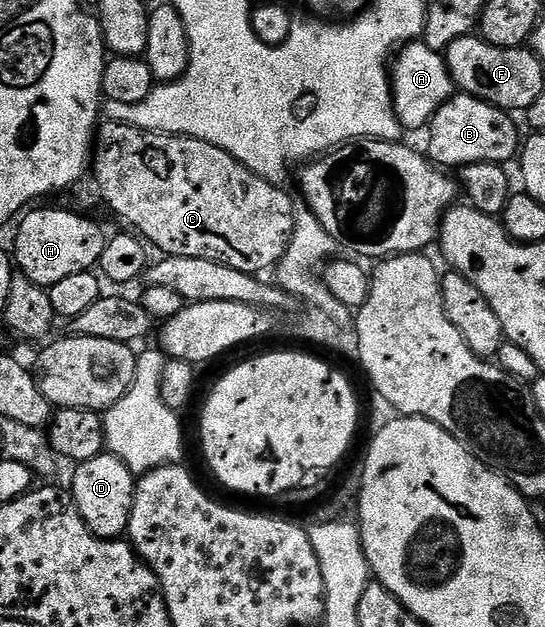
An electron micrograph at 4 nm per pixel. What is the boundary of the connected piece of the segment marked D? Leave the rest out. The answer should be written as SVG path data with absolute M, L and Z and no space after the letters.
M109 451L96 455L96 459L77 462L74 482L68 485L84 523L97 537L118 539L130 528L136 474Z

